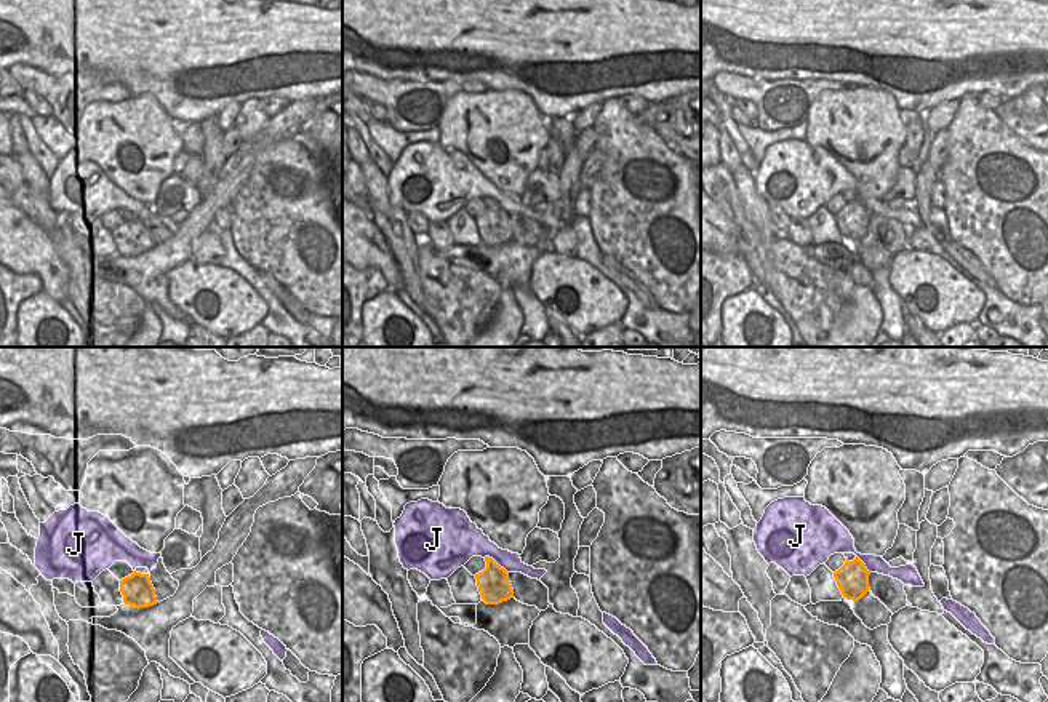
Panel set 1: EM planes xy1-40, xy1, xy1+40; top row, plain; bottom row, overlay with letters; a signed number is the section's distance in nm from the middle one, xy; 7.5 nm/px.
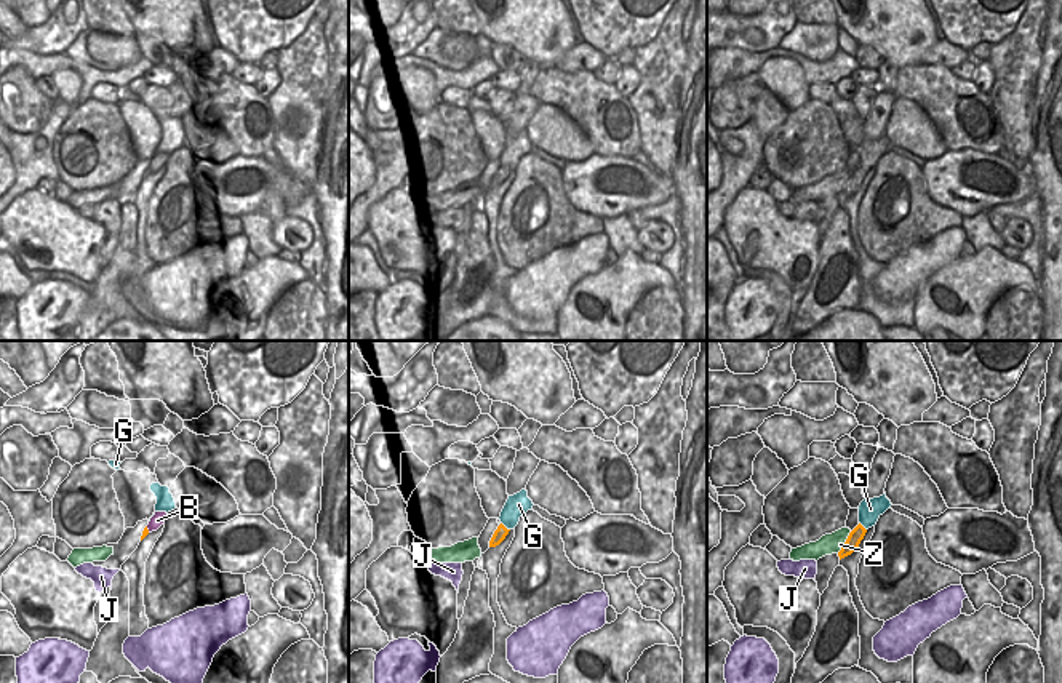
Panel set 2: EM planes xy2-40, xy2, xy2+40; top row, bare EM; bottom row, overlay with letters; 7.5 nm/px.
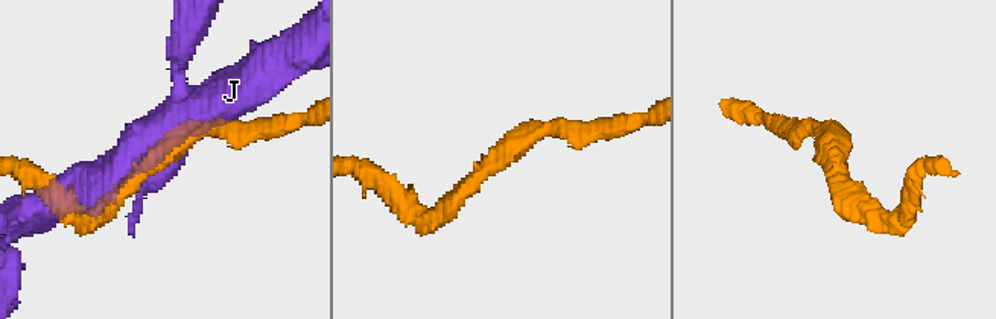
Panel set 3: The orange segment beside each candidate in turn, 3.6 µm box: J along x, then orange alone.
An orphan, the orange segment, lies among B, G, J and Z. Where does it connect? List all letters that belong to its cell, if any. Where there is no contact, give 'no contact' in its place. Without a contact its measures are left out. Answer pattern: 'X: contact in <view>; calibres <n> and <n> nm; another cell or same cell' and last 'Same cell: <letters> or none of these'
B: contact in xy2-40; calibres 50 and 100 nm; same cell
G: contact in xy2; calibres 100 and 170 nm; another cell
J: contact in xy1; calibres 240 and 240 nm; another cell
Z: contact in xy2+40; calibres 110 and 150 nm; another cell
Same cell: B

